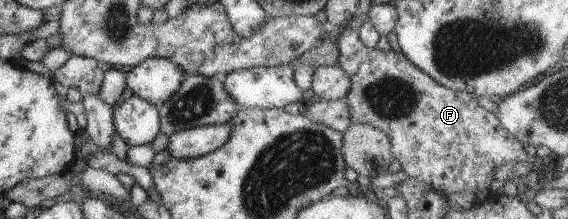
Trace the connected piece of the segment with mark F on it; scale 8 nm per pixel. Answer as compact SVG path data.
M346 25L342 28L337 28L333 30L337 39L337 47L339 47L339 60L338 65L341 65L341 68L347 76L351 79L351 90L346 96L347 103L351 105L349 111L352 111L352 122L354 123L363 123L371 125L372 127L378 128L380 131L383 131L389 141L391 141L393 160L396 160L400 163L400 169L402 169L409 178L416 178L417 180L423 181L425 184L432 186L437 192L441 192L446 197L450 194L469 192L489 192L490 187L494 187L496 184L493 181L493 170L499 168L502 165L507 163L518 163L518 162L531 162L534 159L534 156L531 156L525 149L524 145L521 144L515 137L510 136L508 132L501 126L498 117L486 111L479 103L475 96L469 94L468 92L457 92L448 89L447 87L439 85L436 83L429 75L426 75L421 69L418 69L409 59L406 59L405 55L401 53L395 53L395 51L390 50L383 52L381 49L367 48L361 42L361 39L358 37L358 33L350 29L349 25Z

